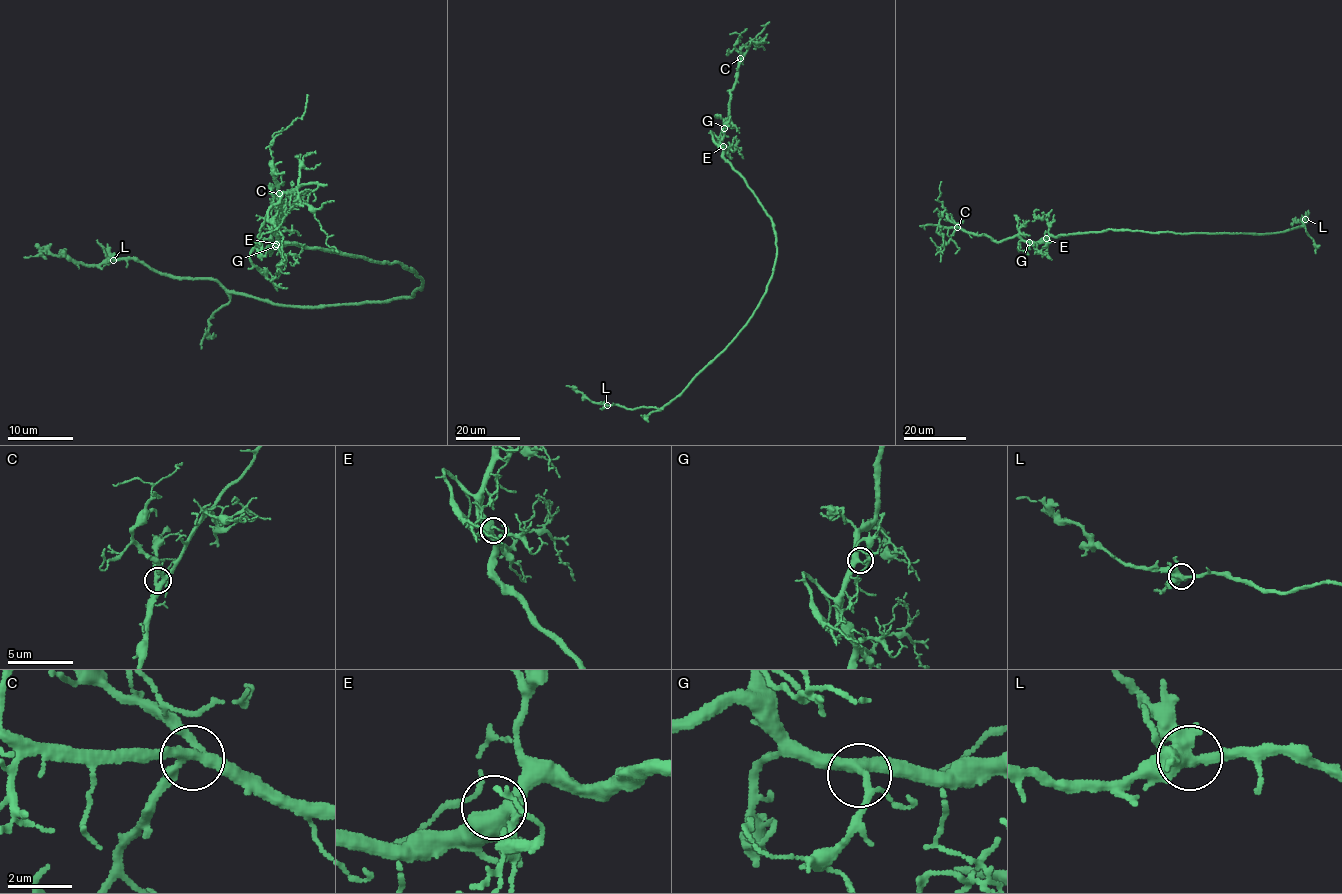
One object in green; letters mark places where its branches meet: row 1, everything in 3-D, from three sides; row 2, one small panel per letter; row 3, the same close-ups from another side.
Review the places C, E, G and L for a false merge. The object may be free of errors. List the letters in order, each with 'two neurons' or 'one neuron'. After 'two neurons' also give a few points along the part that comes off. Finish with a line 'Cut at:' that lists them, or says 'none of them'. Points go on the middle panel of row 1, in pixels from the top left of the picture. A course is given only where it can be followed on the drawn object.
C: one neuron
E: one neuron
G: one neuron
L: one neuron
Cut at: none of them

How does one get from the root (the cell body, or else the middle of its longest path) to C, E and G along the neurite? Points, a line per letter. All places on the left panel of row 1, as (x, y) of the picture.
C: (421, 285), (422, 279), (399, 262), (343, 255), (277, 240), (270, 247), (276, 227), (277, 236), (279, 193)
E: (421, 285), (422, 279), (399, 262), (343, 255), (297, 244), (279, 243), (277, 240), (276, 244)
G: (421, 285), (422, 279), (399, 262), (343, 255), (297, 244), (279, 243), (277, 240), (269, 246), (275, 246)

